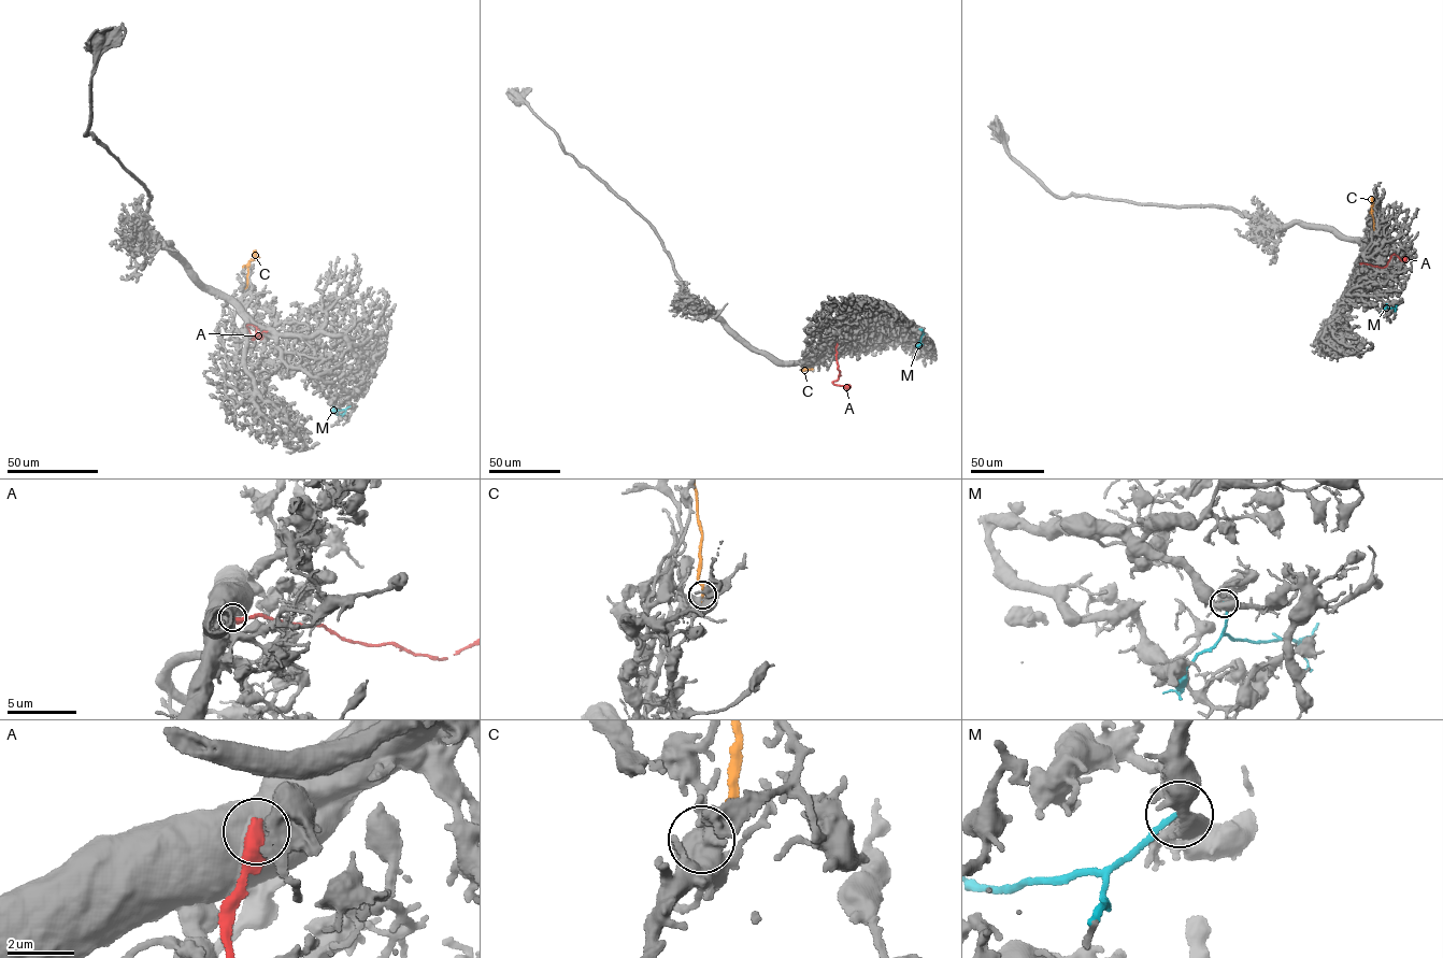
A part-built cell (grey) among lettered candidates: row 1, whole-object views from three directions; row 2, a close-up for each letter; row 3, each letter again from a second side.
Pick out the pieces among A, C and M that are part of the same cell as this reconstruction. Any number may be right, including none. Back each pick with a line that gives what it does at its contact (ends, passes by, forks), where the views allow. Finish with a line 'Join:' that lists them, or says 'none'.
C: it ends
Join: C

